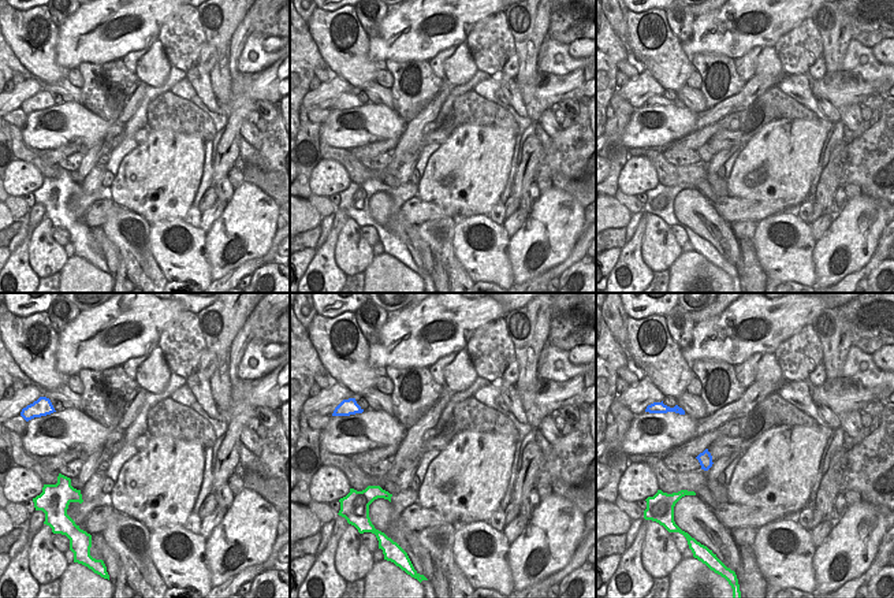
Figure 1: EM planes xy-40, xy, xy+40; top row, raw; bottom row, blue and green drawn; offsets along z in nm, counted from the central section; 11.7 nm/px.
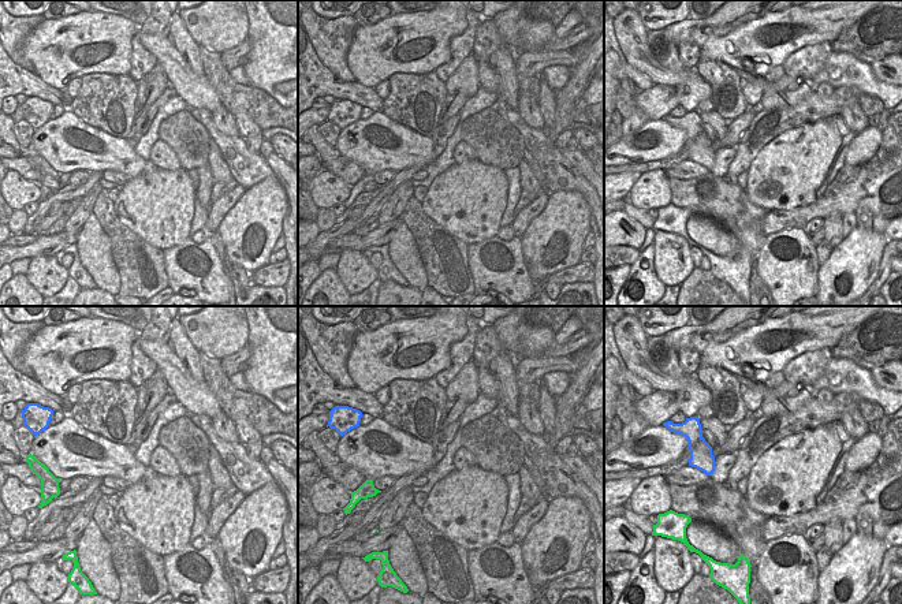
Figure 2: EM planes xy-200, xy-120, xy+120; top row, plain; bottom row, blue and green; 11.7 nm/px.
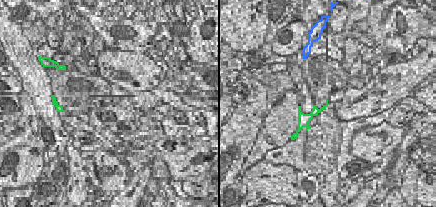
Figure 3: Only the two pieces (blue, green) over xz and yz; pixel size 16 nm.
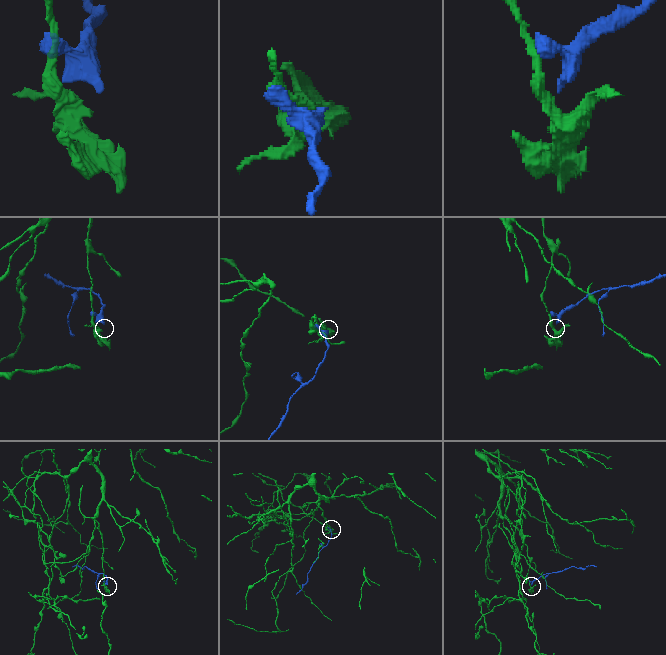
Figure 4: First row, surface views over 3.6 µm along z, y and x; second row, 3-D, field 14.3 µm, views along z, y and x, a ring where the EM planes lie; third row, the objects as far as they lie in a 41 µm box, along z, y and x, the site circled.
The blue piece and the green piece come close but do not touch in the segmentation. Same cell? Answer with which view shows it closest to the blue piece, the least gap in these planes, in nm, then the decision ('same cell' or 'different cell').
view xy+40; gap 280 nm; different cell

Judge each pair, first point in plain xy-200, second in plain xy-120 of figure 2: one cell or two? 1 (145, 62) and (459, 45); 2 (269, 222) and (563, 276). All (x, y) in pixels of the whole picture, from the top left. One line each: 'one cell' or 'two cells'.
1: one cell
2: two cells

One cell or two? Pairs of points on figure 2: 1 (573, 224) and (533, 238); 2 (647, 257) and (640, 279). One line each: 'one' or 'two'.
1: one
2: one

